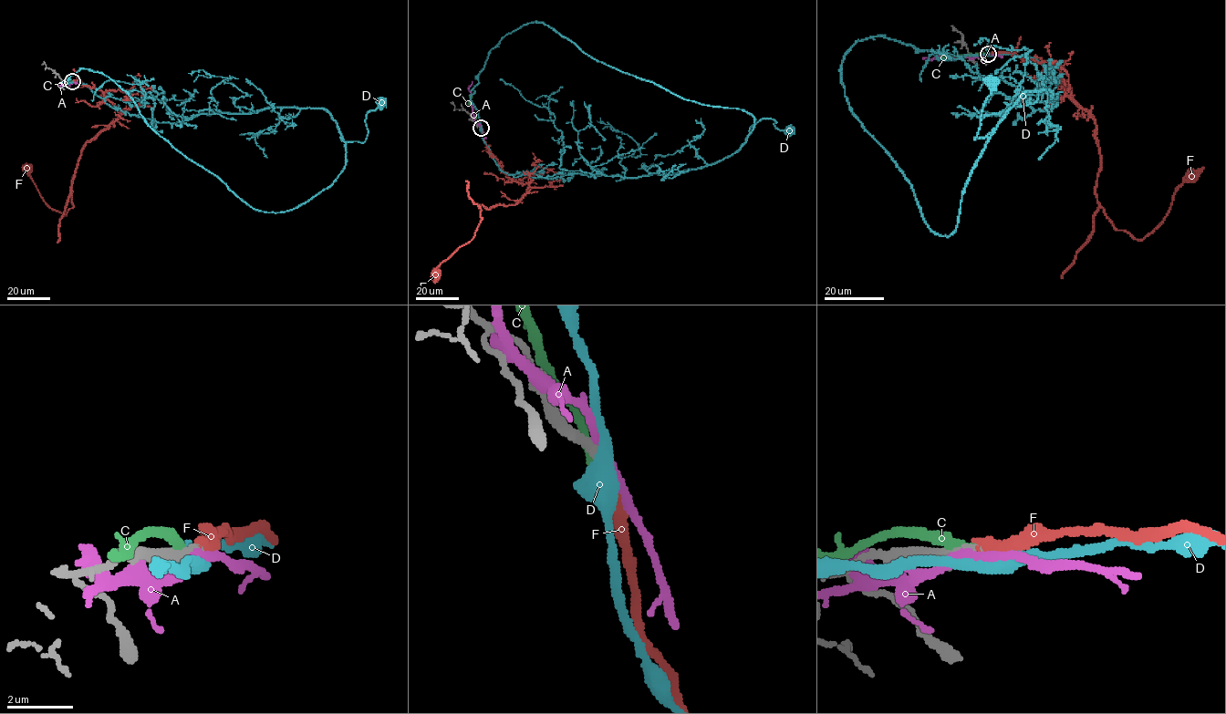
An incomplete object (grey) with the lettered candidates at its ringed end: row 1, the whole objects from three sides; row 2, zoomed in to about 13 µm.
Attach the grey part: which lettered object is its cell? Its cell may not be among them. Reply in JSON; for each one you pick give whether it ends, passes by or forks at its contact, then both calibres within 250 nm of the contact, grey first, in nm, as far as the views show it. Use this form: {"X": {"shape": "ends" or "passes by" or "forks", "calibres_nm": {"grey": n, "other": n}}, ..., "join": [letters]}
{"F": {"shape": "ends", "calibres_nm": {"grey": 360, "other": 300}}, "join": ["F"]}

